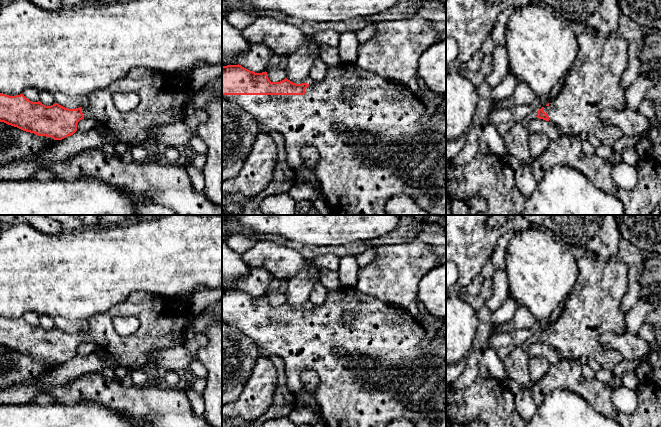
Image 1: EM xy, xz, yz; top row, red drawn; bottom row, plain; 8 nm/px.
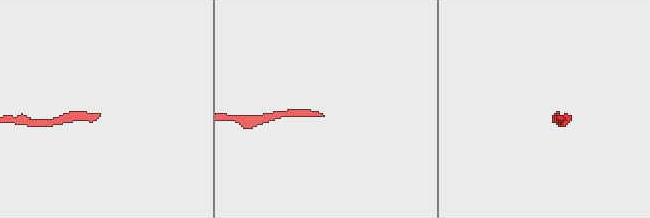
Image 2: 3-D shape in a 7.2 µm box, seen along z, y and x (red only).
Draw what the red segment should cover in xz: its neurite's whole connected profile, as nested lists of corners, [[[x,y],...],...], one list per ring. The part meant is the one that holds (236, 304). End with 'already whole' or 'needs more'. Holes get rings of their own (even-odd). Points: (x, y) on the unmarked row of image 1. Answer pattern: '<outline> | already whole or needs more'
[[[354,286],[328,290],[324,303],[311,308],[296,308],[287,302],[280,306],[271,306],[266,295],[255,297],[238,288],[222,290],[222,322],[239,329],[258,346],[262,354],[266,356],[275,354],[281,357],[285,364],[286,385],[293,393],[296,394],[303,388],[302,373],[306,370],[315,371],[319,378],[319,386],[314,397],[327,427],[386,427],[389,422],[396,418],[408,419],[415,427],[446,427],[446,337],[435,334],[426,346],[421,347],[420,342],[425,337],[426,332],[417,318],[406,308],[387,304],[375,297],[363,294]],[[347,311],[354,314],[354,319],[349,325],[343,321],[343,315]]] | needs more

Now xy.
[[[138,291],[132,293],[124,302],[116,304],[108,311],[91,316],[85,322],[85,328],[76,333],[68,333],[58,327],[46,330],[40,325],[30,325],[23,318],[9,320],[0,317],[0,346],[17,351],[26,356],[34,357],[38,360],[46,360],[51,361],[54,364],[62,364],[73,359],[77,355],[77,348],[80,344],[84,342],[92,342],[113,356],[120,365],[123,365],[130,370],[136,368],[146,369],[150,353],[160,352],[176,346],[184,346],[186,332],[189,330],[189,311],[190,303],[180,303],[175,297],[165,297]],[[131,316],[134,316],[139,320],[139,328],[131,335],[121,336],[116,332],[113,320],[116,317]]] | needs more

